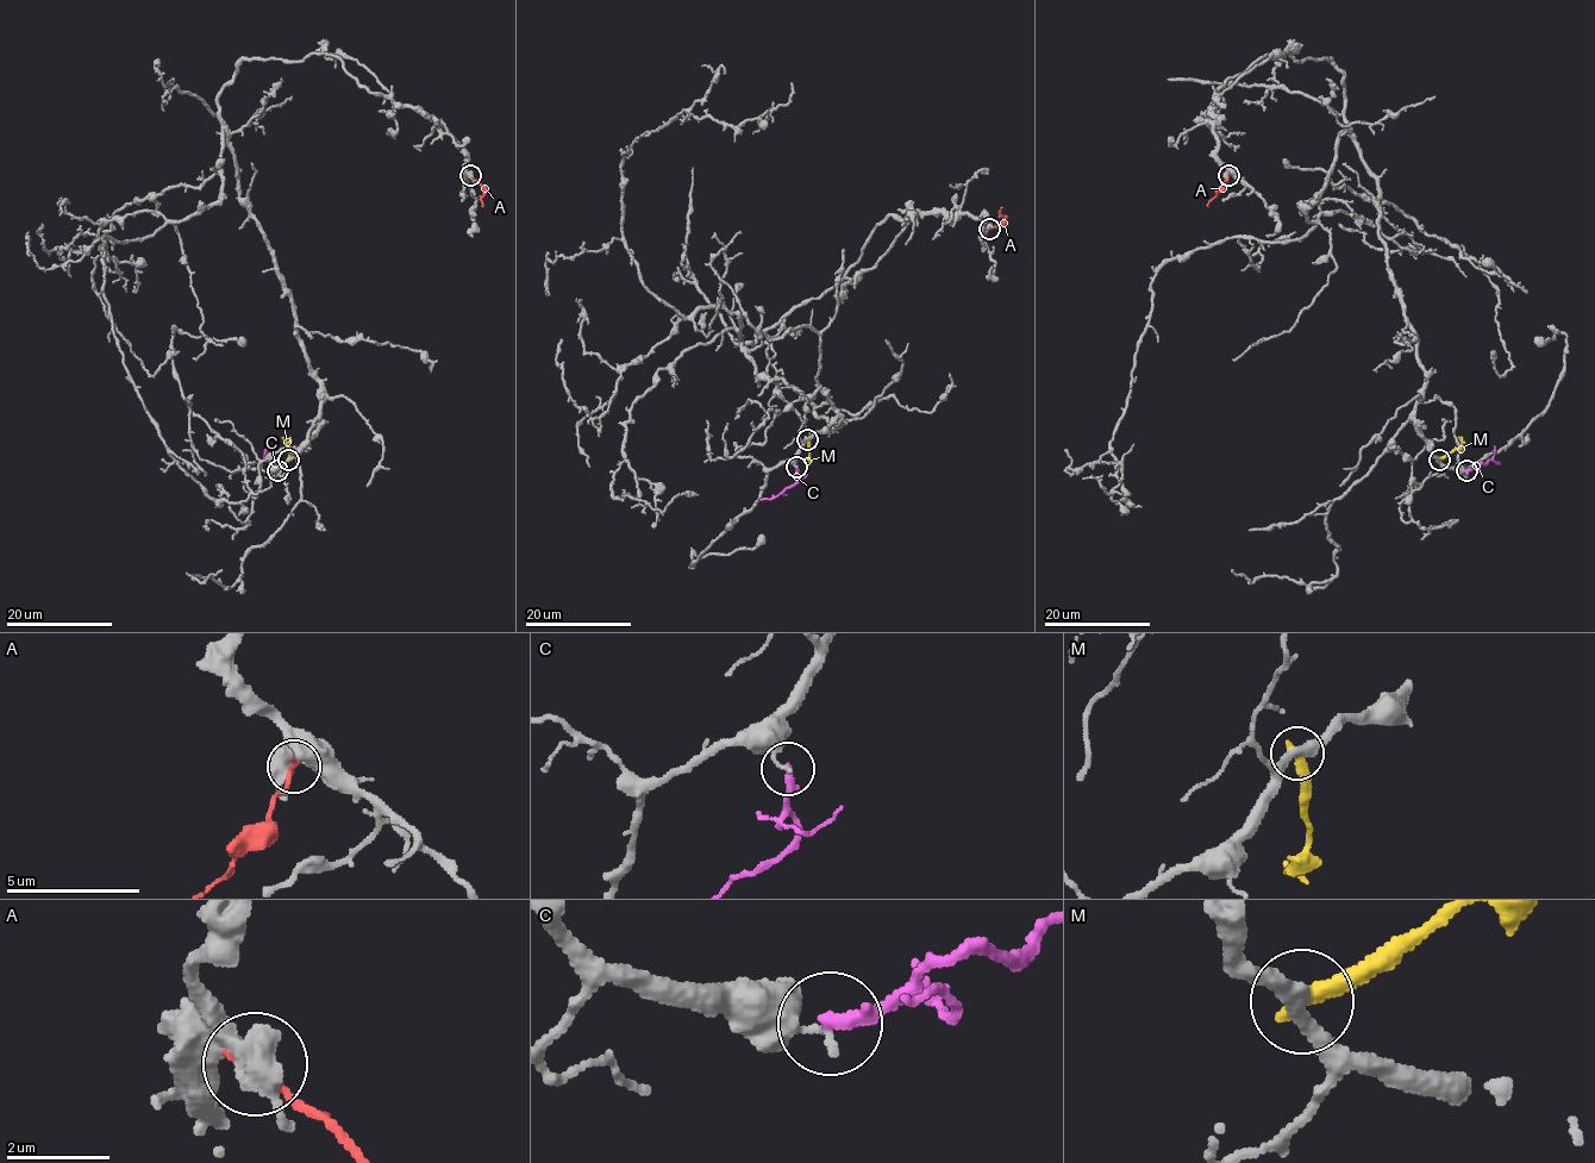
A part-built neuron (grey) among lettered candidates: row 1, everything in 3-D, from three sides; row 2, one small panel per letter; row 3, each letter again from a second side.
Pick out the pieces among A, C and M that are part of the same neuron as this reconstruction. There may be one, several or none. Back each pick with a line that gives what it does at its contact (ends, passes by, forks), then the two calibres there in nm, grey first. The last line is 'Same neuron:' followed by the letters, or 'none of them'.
Same neuron: none of them

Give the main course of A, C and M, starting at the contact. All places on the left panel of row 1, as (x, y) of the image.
A: (470, 175), (485, 191), (482, 206)
C: (277, 470), (279, 463), (242, 462)
M: (288, 458), (291, 450), (282, 437)

